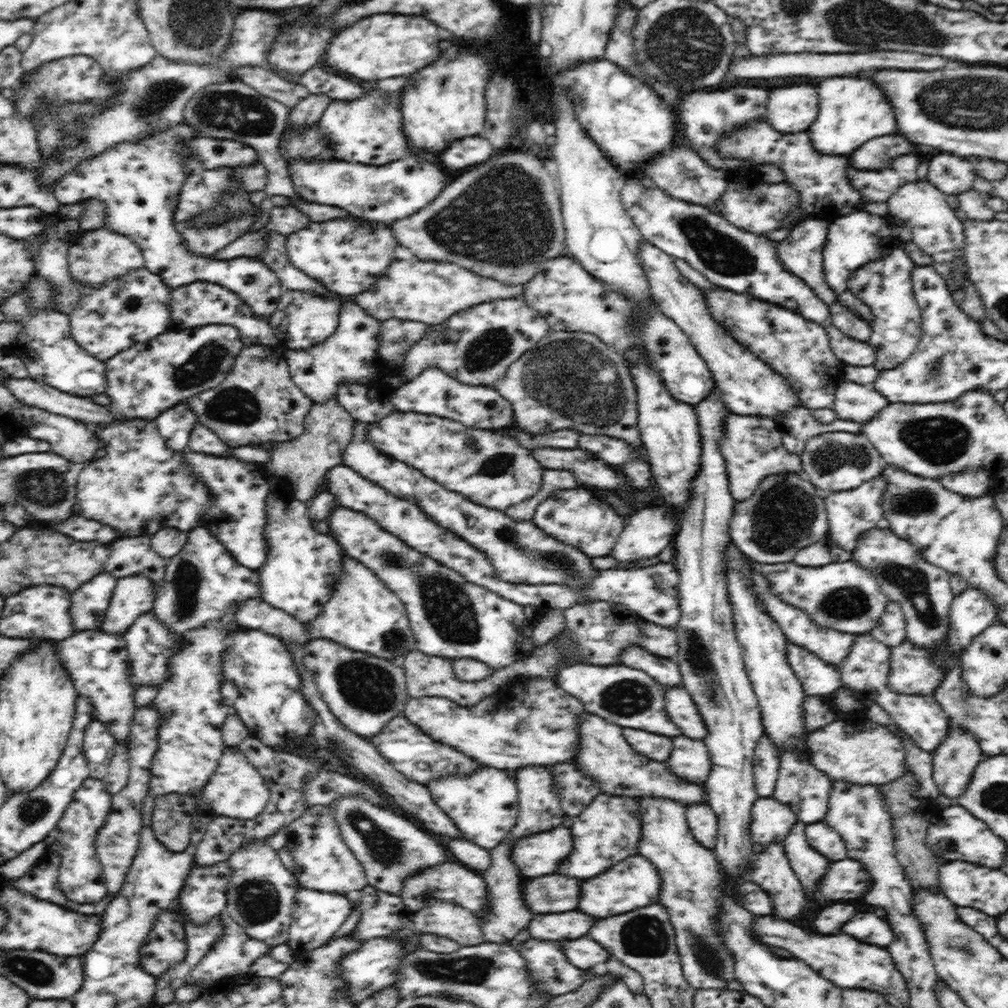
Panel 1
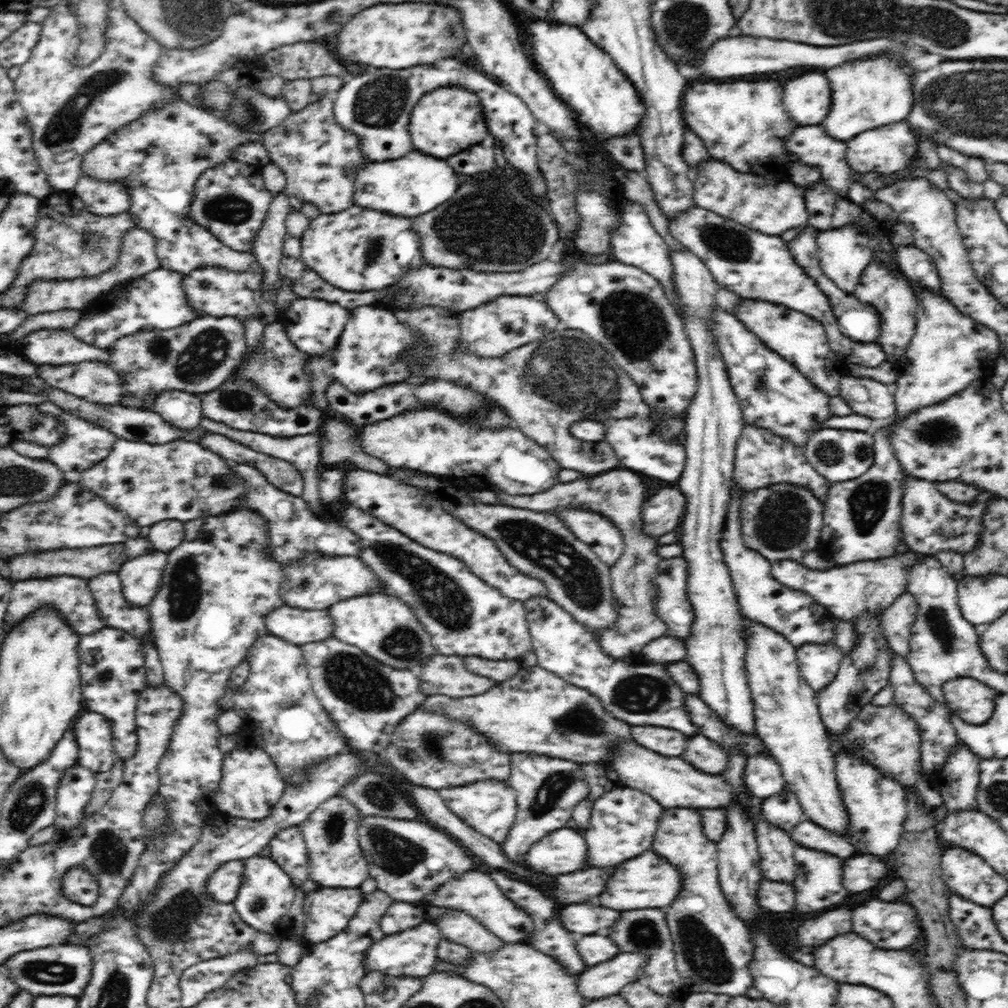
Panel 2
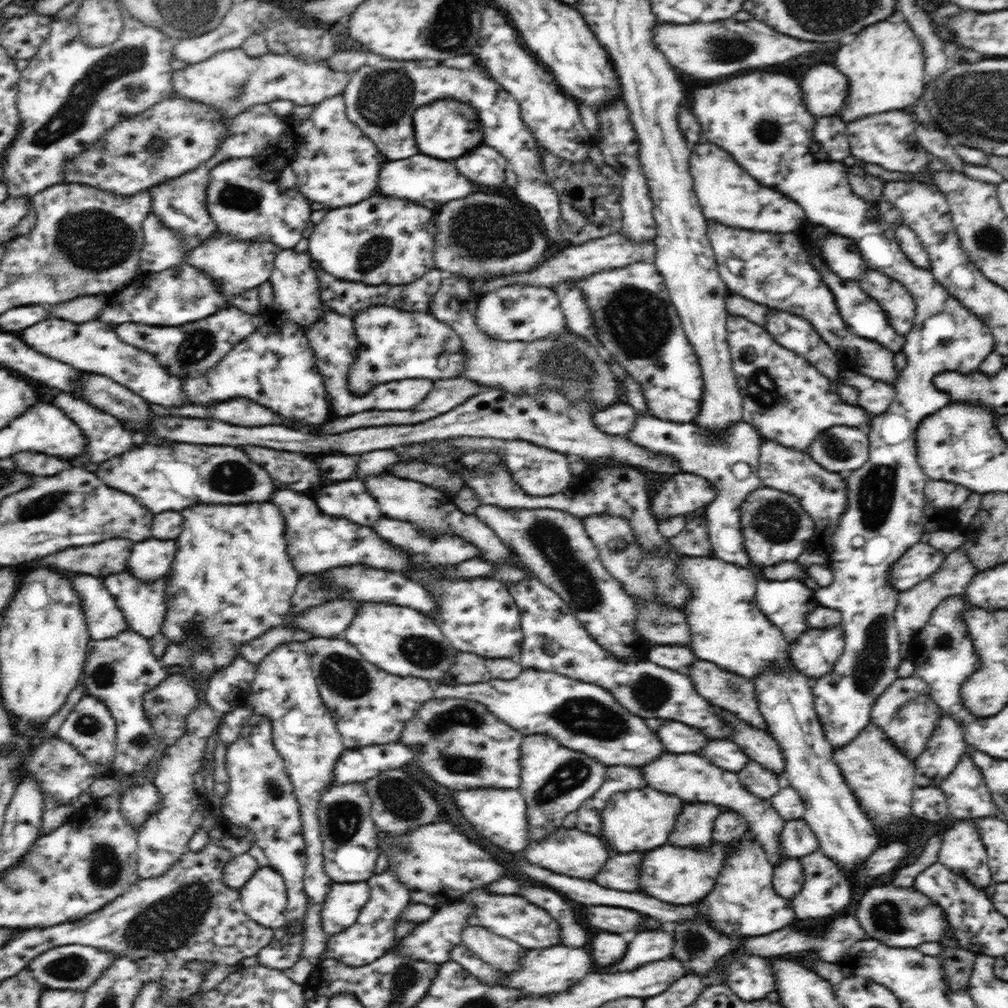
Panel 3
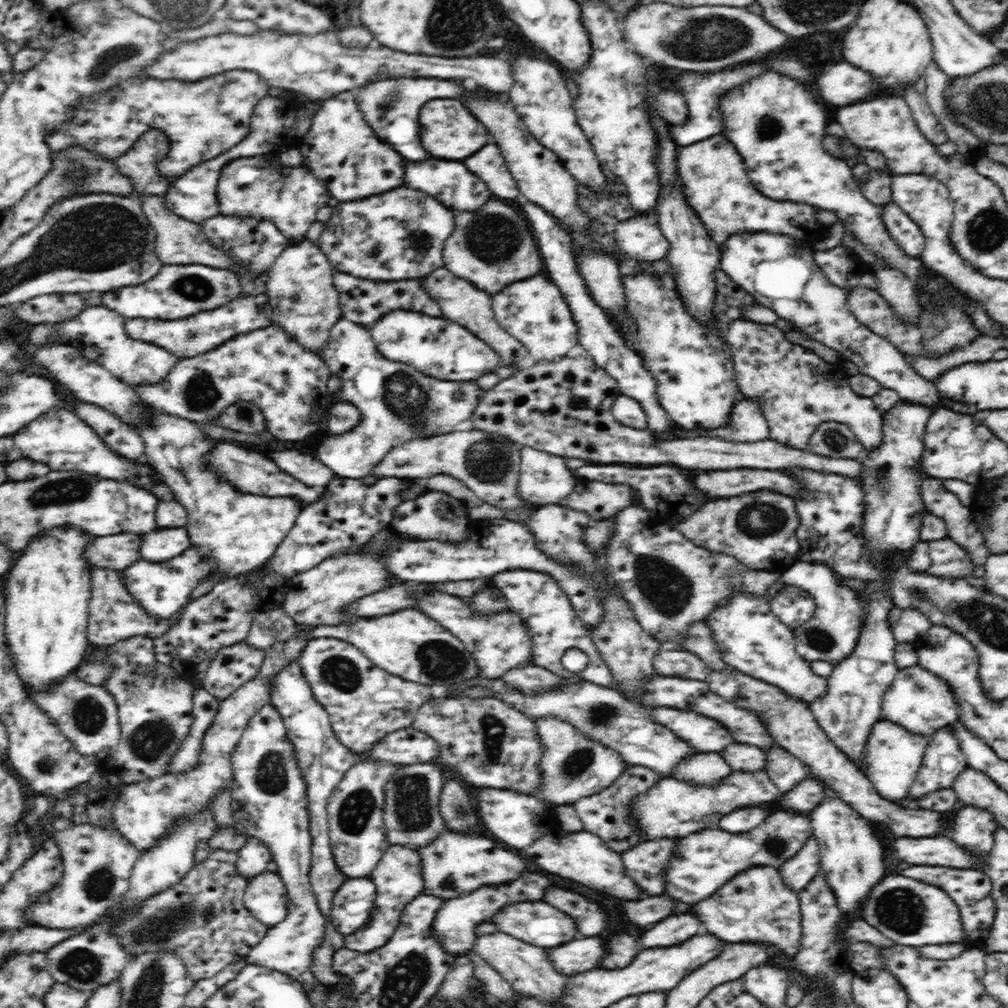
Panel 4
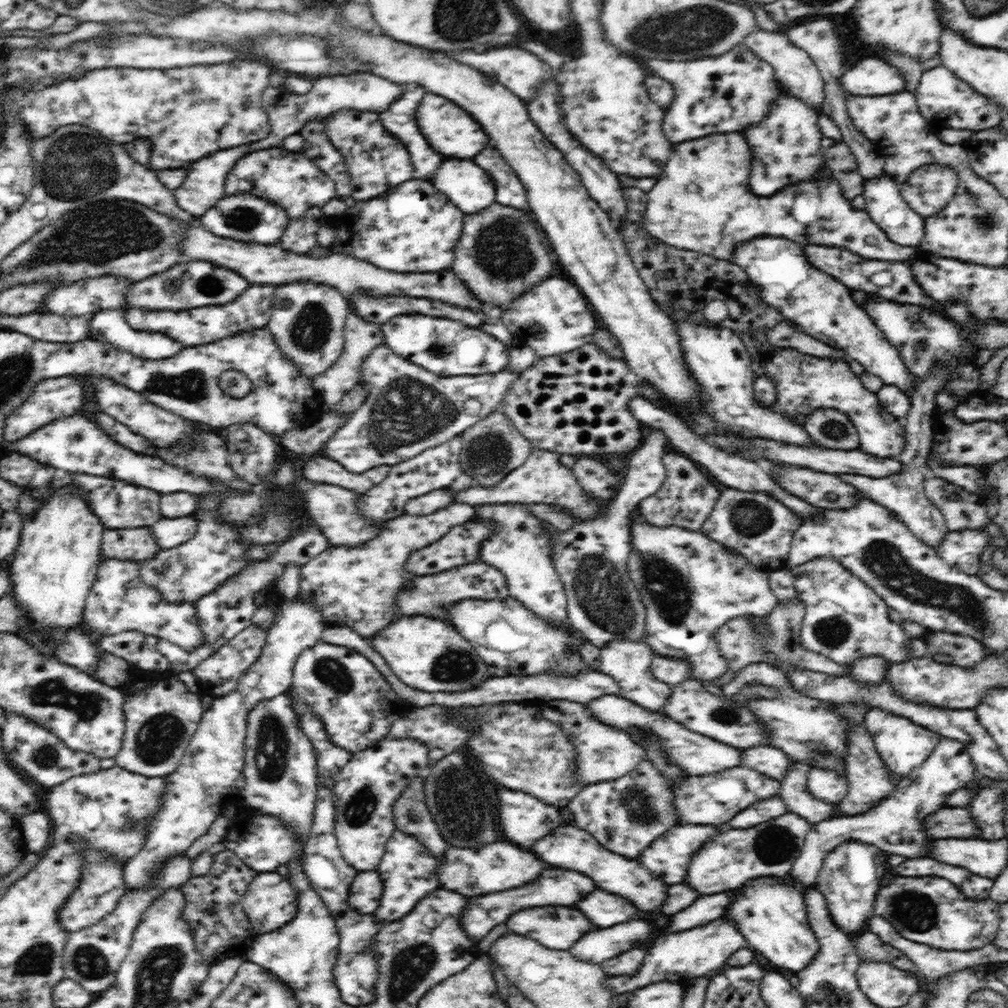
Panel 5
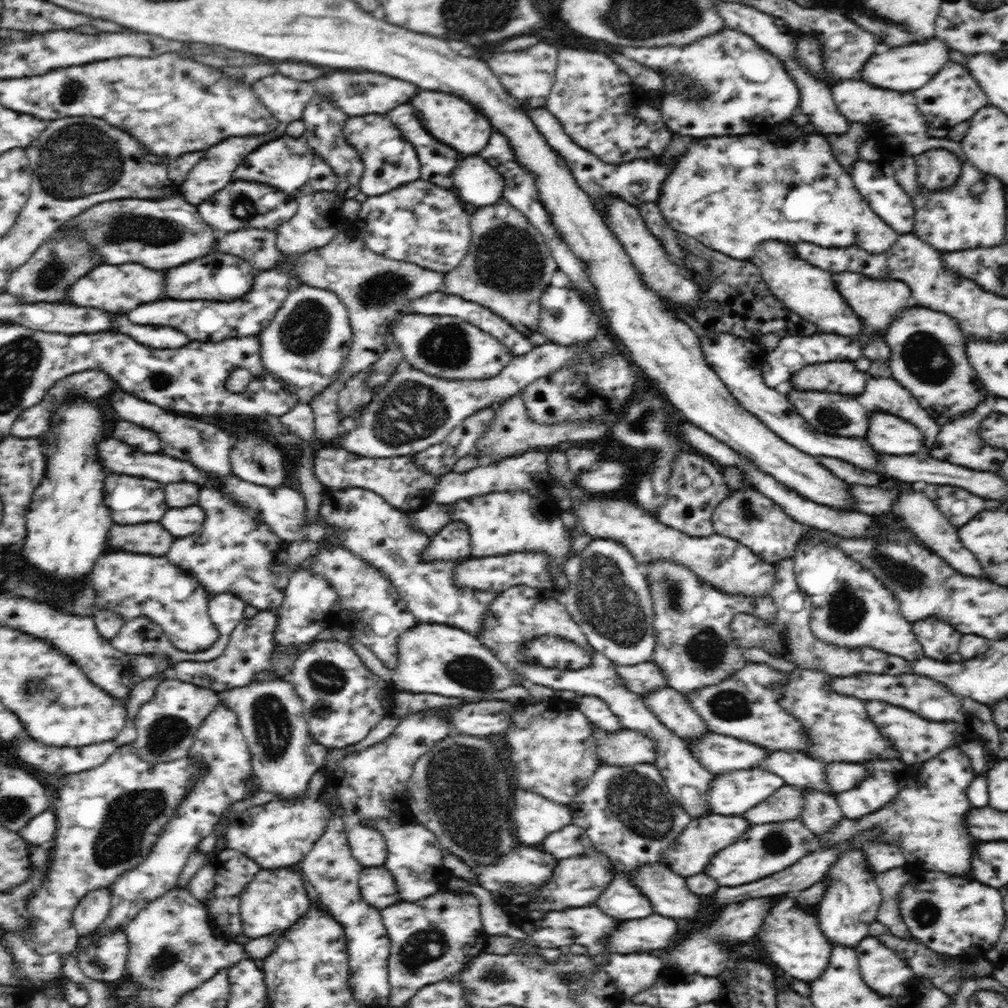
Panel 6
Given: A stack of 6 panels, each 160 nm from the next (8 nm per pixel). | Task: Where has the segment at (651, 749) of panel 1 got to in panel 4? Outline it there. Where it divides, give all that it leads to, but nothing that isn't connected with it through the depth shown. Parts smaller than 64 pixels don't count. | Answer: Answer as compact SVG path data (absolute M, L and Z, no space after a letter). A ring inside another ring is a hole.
M658 706L651 709L651 715L658 724L671 730L697 752L719 753L729 744L736 743L721 722L689 710Z

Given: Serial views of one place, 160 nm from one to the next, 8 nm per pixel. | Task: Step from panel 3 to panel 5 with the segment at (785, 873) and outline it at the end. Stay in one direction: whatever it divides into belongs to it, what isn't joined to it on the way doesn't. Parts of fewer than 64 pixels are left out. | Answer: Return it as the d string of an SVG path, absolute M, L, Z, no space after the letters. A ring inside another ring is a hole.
M942 737L921 766L916 766L910 774L902 778L894 792L874 808L859 815L832 817L811 825L788 875L791 882L802 887L814 885L825 856L846 841L862 841L885 853L903 856L905 859L924 857L924 846L930 844L930 840L924 836L925 818L946 807L945 798L951 792L964 788L976 777L977 770L966 747L956 739Z

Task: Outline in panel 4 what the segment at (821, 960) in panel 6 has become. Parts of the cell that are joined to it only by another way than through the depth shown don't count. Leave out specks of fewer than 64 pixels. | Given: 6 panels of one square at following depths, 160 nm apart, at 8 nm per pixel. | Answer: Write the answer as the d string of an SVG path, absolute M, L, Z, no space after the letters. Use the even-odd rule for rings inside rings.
M772 867L748 868L728 880L714 896L688 906L684 912L692 912L706 928L706 932L716 934L716 938L724 943L758 943L772 944L786 956L794 956L799 952L802 940L802 922L800 900L796 891L782 881L779 871Z

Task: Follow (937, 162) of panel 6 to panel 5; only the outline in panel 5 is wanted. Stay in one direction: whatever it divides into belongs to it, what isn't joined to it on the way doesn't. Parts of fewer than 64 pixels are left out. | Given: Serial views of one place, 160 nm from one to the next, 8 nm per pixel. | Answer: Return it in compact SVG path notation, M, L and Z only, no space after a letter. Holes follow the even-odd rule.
M926 164L912 171L908 178L899 183L902 199L923 219L938 216L940 210L956 194L958 186L956 173L941 164Z

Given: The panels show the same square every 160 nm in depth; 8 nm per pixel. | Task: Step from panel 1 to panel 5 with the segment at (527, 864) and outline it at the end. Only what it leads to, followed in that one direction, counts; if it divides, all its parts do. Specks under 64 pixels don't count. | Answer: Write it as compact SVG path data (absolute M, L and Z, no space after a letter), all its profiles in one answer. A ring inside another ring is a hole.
M564 824L552 830L550 836L544 836L538 840L532 848L540 860L544 860L550 866L576 870L580 874L586 874L594 880L594 884L610 894L618 894L630 902L634 902L640 910L658 910L666 900L666 884L658 878L654 878L648 869L638 860L629 860L602 846L598 840L588 831L575 827L572 824Z

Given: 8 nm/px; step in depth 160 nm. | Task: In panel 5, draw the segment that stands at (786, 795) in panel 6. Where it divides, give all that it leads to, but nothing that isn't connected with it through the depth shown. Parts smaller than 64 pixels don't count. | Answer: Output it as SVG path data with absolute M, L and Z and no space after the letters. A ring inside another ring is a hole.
M774 796L741 810L729 820L726 826L732 829L752 828L788 812L786 803L779 796Z

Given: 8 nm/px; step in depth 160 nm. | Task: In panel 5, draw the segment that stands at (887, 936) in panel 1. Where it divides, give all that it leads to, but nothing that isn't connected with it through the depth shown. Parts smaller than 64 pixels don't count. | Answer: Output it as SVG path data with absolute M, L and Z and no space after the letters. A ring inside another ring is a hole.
M902 877L881 886L873 914L881 916L900 936L940 950L978 950L992 943L998 933L1000 905L988 898L972 902L948 880L928 877Z

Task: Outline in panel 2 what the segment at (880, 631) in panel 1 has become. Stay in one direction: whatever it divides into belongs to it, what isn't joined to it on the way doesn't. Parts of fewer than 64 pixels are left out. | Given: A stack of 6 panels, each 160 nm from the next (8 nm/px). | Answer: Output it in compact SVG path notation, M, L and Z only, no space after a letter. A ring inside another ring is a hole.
M909 592L901 594L881 612L881 629L894 654L907 658L911 628L917 611L915 598Z

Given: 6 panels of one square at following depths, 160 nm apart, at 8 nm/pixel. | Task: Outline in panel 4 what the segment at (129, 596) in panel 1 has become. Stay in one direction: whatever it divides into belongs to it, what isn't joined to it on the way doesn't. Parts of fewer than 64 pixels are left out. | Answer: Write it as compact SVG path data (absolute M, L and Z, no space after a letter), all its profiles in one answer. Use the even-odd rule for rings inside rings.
M170 528L170 530L154 530L142 536L139 554L148 562L166 562L190 547L186 528Z

